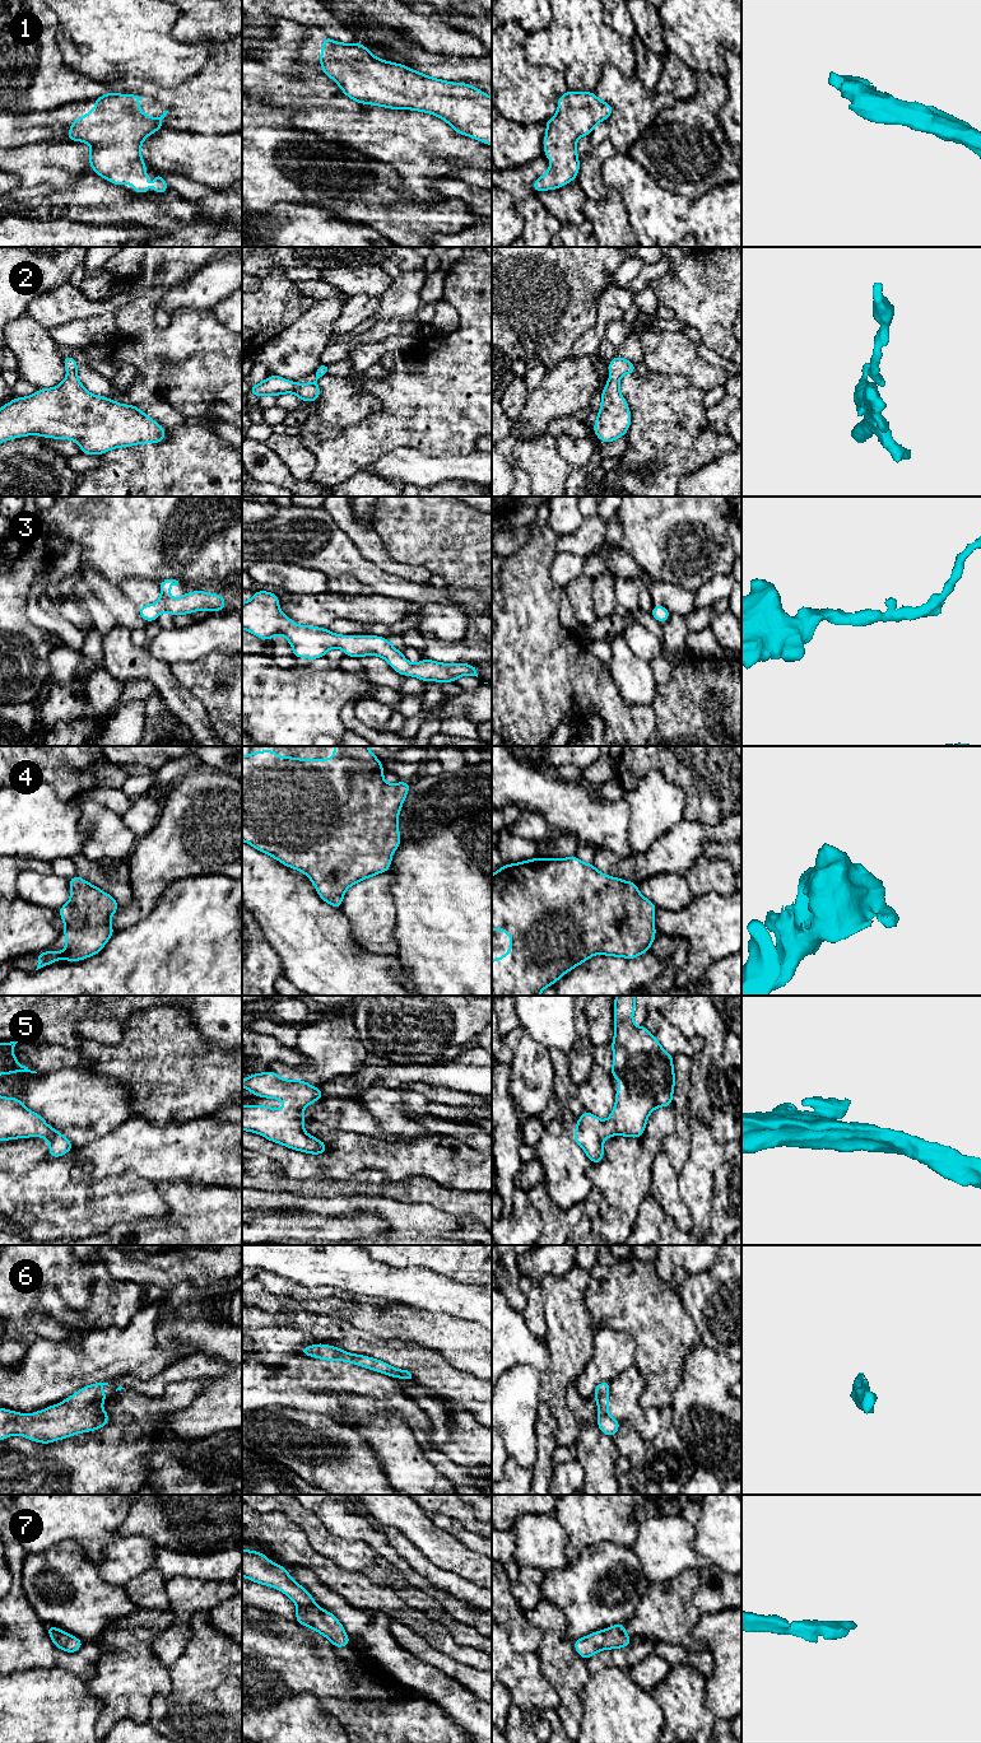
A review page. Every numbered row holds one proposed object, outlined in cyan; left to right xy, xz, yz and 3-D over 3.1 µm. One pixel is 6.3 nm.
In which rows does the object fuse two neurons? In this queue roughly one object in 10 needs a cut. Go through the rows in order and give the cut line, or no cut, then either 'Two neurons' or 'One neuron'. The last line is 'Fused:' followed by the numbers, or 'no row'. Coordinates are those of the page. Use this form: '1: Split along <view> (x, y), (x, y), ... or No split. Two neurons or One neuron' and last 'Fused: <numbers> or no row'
1: No split. One neuron
2: No split. One neuron
3: No split. One neuron
4: No split. One neuron
5: No split. One neuron
6: No split. One neuron
7: No split. One neuron
Fused: no row

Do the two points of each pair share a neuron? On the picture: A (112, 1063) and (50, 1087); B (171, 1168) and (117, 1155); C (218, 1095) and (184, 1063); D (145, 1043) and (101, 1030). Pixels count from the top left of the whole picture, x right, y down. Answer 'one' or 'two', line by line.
A: two
B: one
C: one
D: two

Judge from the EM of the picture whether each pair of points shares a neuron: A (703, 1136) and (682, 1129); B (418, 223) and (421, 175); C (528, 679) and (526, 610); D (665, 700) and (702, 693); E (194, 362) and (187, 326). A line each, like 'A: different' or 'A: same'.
A: different
B: different
C: same
D: same
E: same

